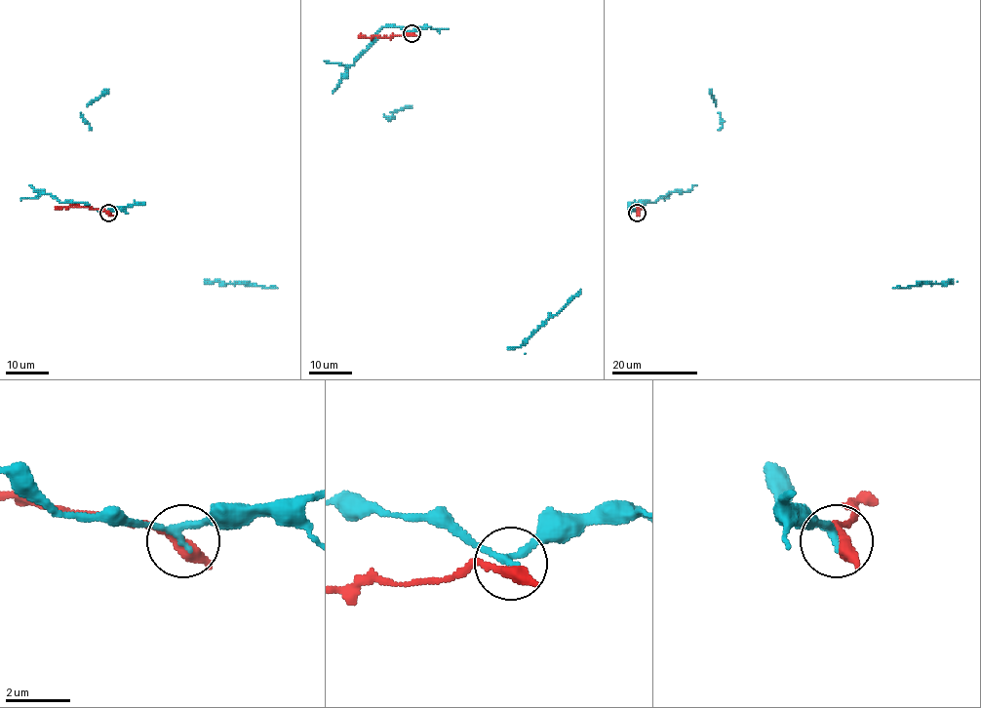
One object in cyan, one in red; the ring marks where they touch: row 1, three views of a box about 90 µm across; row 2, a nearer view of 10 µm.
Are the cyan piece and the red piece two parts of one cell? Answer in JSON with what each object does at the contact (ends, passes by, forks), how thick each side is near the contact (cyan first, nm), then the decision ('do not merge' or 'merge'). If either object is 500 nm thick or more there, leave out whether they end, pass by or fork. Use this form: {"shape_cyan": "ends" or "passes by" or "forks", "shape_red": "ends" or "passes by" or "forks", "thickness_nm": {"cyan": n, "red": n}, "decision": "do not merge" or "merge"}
{"shape_cyan": "passes by", "shape_red": "ends", "thickness_nm": {"cyan": 180, "red": 480}, "decision": "do not merge"}

